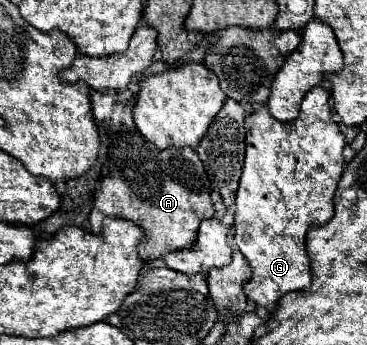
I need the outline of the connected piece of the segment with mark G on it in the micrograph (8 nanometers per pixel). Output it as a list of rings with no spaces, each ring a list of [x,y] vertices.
[[[316,86],[306,94],[300,108],[300,116],[294,122],[278,122],[268,114],[266,106],[262,106],[252,116],[248,116],[244,124],[246,160],[236,192],[234,244],[252,268],[252,276],[244,284],[244,292],[256,306],[264,308],[268,316],[276,312],[276,304],[284,294],[310,288],[312,266],[306,252],[306,234],[310,226],[322,226],[334,214],[334,192],[344,172],[342,148],[346,146],[346,140],[338,124],[332,120],[328,98],[330,92],[322,86]]]

